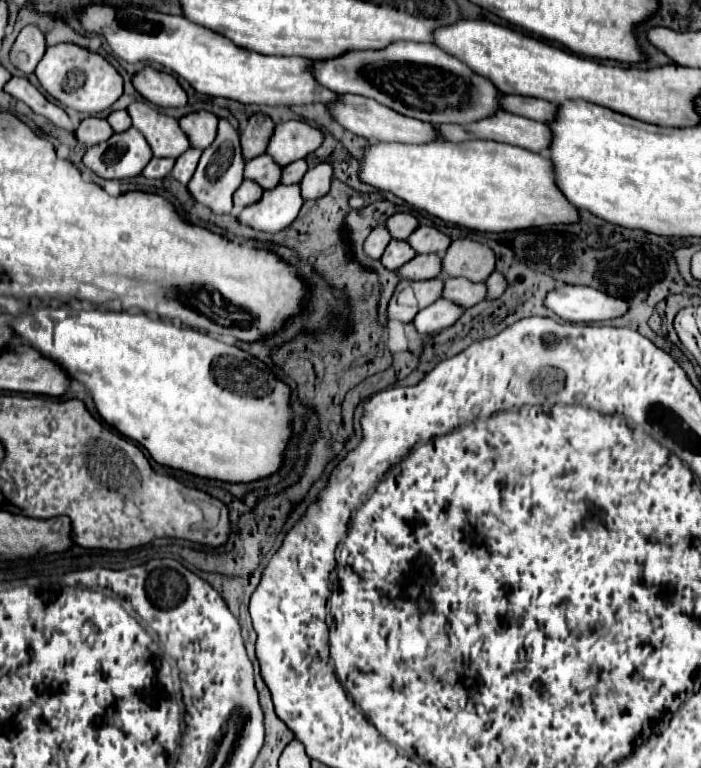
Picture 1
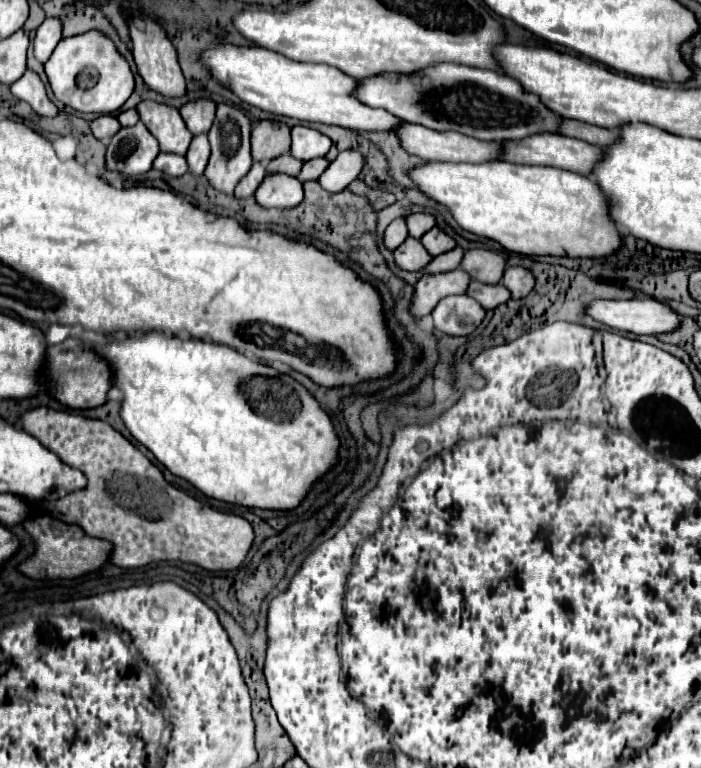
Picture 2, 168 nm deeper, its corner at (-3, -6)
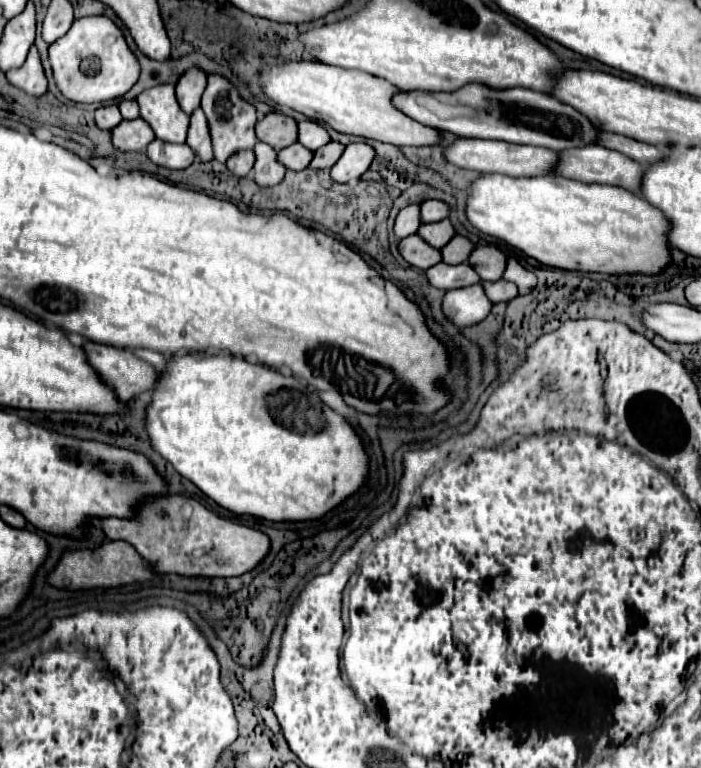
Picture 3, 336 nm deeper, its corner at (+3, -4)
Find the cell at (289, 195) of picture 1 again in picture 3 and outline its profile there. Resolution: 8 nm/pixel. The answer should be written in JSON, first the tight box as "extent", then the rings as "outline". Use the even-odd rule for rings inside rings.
{"extent":[254,142,286,186],"outline":[[[258,142],[254,146],[254,152],[256,152],[256,164],[254,164],[256,184],[260,184],[260,186],[278,184],[284,178],[284,172],[286,172],[286,168],[278,162],[278,156],[276,156],[278,152],[264,142]]]}

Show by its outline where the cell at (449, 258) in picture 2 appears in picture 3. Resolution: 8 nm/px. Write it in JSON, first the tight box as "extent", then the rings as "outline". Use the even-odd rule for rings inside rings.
{"extent":[442,236,474,264],"outline":[[[454,236],[444,248],[442,248],[442,260],[446,264],[462,264],[468,260],[470,252],[474,250],[474,244],[466,236]]]}

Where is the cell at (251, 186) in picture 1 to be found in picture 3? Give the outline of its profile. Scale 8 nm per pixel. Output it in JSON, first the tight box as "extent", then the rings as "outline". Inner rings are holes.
{"extent":[226,150,254,176],"outline":[[[242,150],[238,154],[232,154],[228,160],[226,160],[226,166],[236,174],[236,176],[248,176],[248,172],[252,170],[254,166],[254,152],[252,150]]]}

